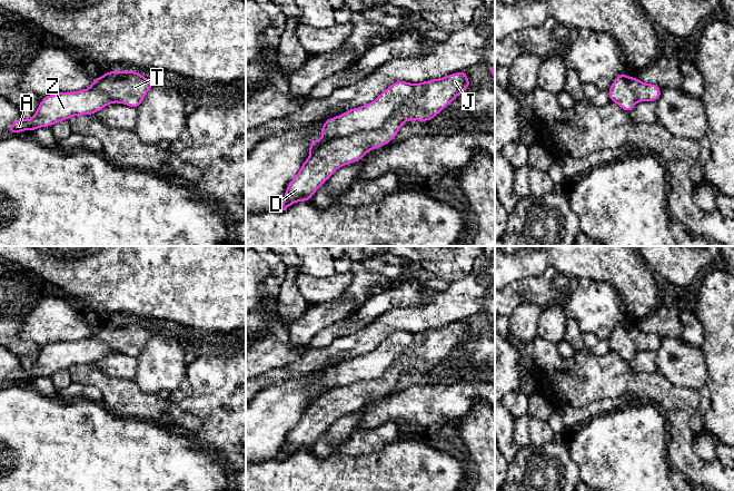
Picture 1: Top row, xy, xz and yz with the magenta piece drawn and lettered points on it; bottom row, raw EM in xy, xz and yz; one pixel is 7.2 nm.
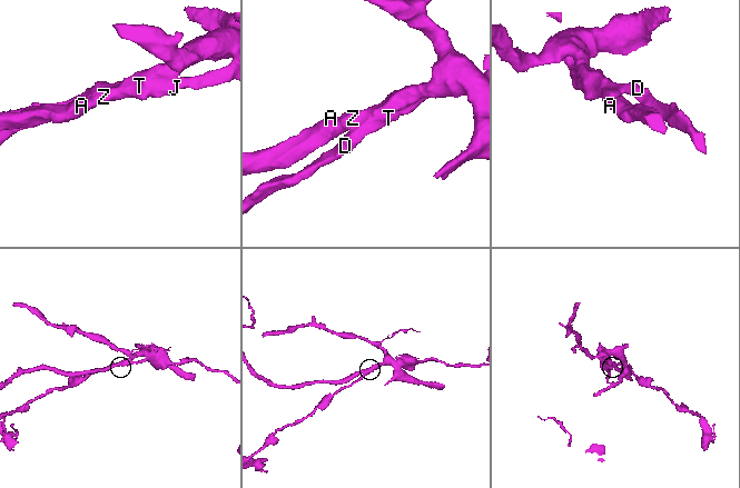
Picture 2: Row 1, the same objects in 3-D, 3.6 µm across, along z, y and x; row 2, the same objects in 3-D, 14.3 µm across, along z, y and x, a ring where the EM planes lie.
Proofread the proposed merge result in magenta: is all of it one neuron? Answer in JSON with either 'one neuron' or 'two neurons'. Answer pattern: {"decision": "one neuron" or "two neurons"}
{"decision": "two neurons"}

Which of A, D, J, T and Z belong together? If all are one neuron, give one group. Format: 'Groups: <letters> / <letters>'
Groups: A Z / D J T

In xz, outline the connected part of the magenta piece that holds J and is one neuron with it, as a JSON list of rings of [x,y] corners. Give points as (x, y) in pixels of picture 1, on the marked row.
[[[465,70],[414,85],[413,95],[390,115],[380,129],[333,139],[315,150],[288,184],[284,203],[277,209],[286,210],[297,202],[309,202],[337,169],[360,161],[374,148],[386,146],[396,138],[405,121],[430,121],[470,87]]]

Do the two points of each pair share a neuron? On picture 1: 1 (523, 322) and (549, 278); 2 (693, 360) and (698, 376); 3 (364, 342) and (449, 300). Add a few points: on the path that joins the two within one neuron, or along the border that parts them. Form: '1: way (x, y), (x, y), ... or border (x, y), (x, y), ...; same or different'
1: border (542, 308), (533, 303), (522, 303), (511, 315); different
2: way (693, 364), (694, 372); same
3: way (385, 325), (399, 318), (419, 318), (428, 315); same

